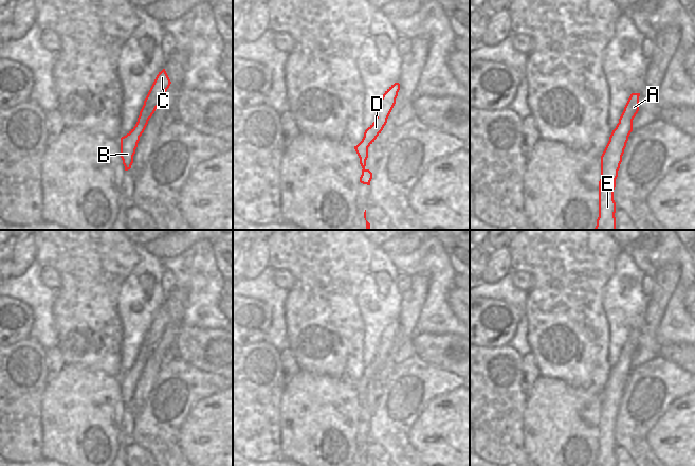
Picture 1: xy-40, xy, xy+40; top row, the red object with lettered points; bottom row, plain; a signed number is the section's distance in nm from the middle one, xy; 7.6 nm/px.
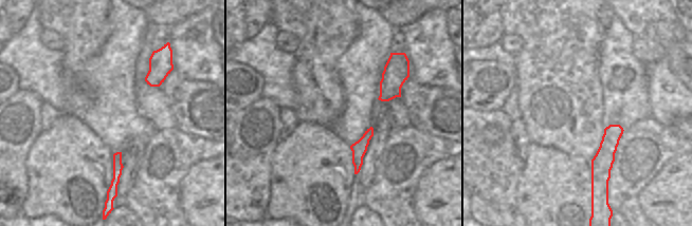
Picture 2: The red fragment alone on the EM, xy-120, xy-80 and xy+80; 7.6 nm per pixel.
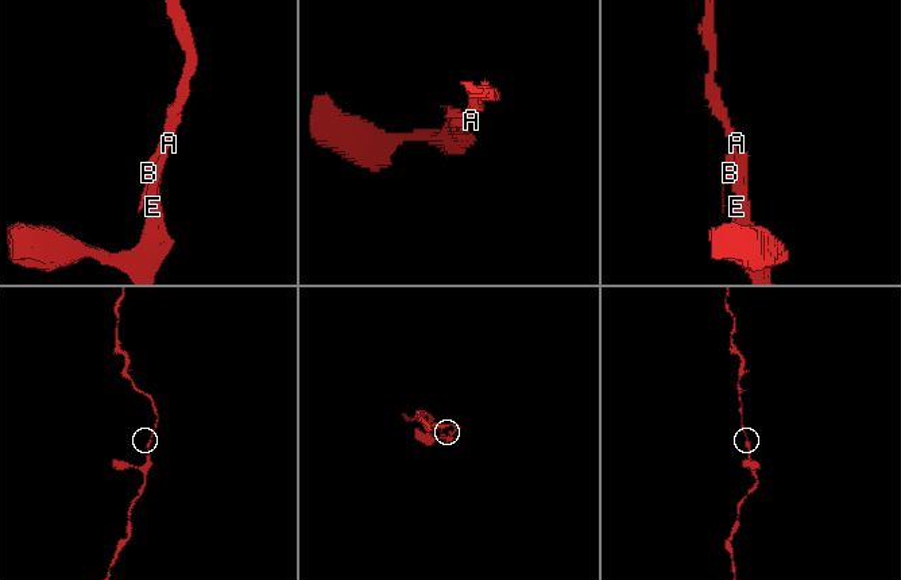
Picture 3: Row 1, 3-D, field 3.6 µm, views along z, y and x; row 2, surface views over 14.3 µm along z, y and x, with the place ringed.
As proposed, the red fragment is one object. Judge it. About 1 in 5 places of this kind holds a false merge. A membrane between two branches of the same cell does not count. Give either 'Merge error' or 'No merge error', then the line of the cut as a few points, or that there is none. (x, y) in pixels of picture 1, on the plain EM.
No merge error. No split.

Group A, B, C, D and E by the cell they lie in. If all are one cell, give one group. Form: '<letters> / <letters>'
A B C D E

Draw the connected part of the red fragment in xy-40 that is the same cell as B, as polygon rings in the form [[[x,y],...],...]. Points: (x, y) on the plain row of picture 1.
[[[163,306],[157,312],[140,348],[135,363],[124,374],[121,375],[121,395],[125,404],[125,408],[131,406],[133,393],[140,378],[140,374],[144,370],[149,356],[154,351],[157,344],[161,340],[161,336],[169,325],[171,319]]]

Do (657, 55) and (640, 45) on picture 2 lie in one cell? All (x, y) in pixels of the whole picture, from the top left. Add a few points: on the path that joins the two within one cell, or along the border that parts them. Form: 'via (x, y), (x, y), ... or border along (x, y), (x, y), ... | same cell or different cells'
via (653, 53), (644, 50) | same cell

